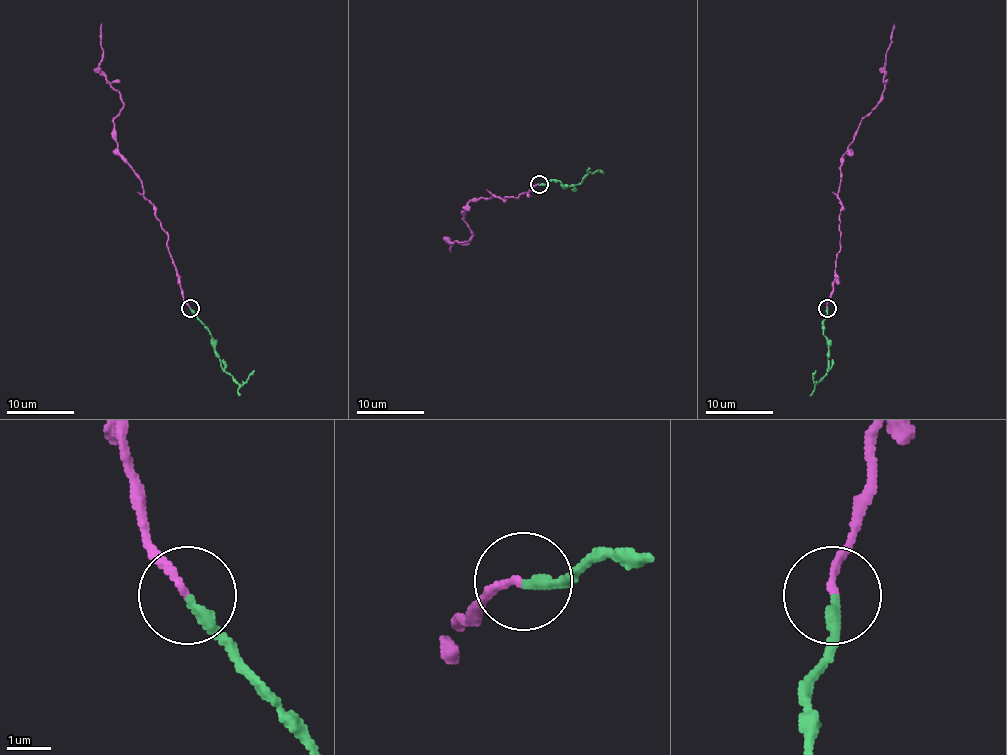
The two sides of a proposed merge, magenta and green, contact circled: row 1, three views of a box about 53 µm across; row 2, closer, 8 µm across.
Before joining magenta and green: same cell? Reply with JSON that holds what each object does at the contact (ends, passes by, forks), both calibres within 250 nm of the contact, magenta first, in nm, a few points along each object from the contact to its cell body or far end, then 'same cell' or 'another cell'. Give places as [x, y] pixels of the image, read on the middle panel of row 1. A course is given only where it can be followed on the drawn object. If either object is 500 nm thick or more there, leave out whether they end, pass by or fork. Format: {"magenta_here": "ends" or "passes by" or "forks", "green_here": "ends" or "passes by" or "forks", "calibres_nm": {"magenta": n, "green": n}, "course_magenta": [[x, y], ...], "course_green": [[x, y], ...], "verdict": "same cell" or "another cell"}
{"magenta_here": "ends", "green_here": "ends", "calibres_nm": {"magenta": 160, "green": 280}, "course_magenta": [[539, 184], [518, 197], [473, 199], [463, 218], [473, 233], [471, 238], [449, 241], [451, 251]], "course_green": [[539, 184], [559, 180], [564, 185], [576, 185], [589, 174], [603, 174]], "verdict": "another cell"}

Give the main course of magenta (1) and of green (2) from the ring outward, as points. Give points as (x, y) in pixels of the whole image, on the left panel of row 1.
1: (189, 307), (167, 233), (143, 196), (142, 180), (118, 152), (113, 121), (123, 106), (100, 69), (101, 23)
2: (189, 307), (209, 333), (215, 354), (226, 371), (240, 383), (253, 370)

